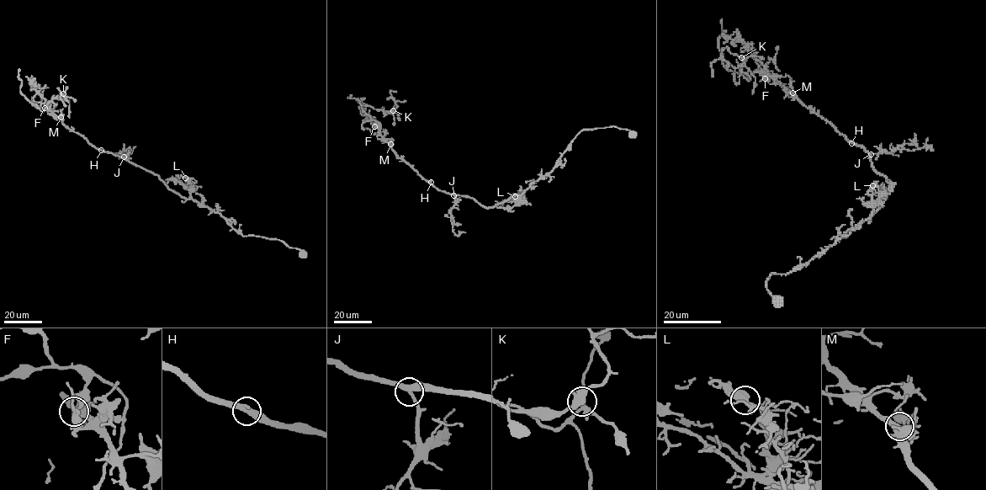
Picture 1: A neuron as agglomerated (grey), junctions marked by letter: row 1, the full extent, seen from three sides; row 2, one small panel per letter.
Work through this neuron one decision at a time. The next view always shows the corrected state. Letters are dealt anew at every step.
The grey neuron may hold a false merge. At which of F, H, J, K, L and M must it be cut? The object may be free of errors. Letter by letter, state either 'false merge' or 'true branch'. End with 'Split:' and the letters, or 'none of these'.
F: false merge
H: true branch
J: true branch
K: true branch
L: true branch
M: true branch
Split: F

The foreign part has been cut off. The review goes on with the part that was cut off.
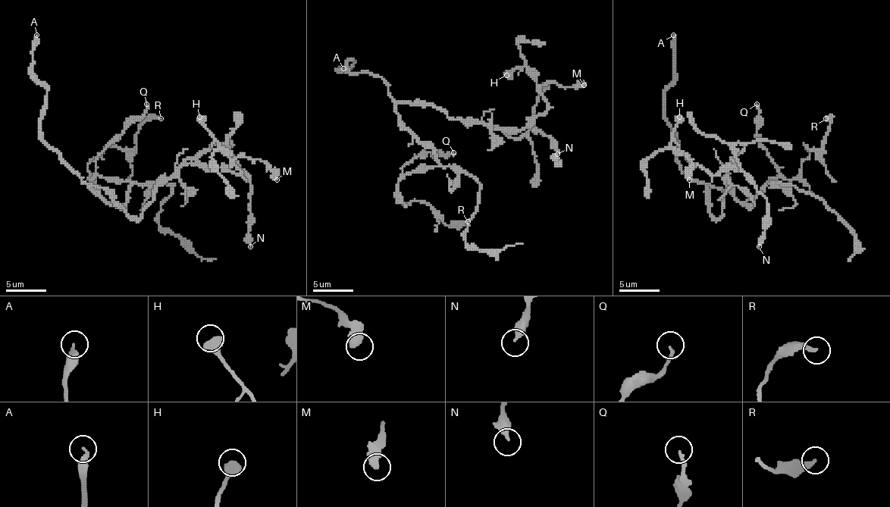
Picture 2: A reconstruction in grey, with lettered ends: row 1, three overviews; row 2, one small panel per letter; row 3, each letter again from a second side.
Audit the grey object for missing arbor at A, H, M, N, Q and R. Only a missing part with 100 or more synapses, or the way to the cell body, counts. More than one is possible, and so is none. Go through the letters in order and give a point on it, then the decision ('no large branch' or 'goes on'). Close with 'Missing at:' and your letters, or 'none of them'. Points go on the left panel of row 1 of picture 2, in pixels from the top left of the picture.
A: at (36, 35); goes on
H: at (199, 117); no large branch
M: at (277, 179); no large branch
N: at (250, 246); no large branch
Q: at (146, 104); no large branch
R: at (161, 118); no large branch
Missing at: A

